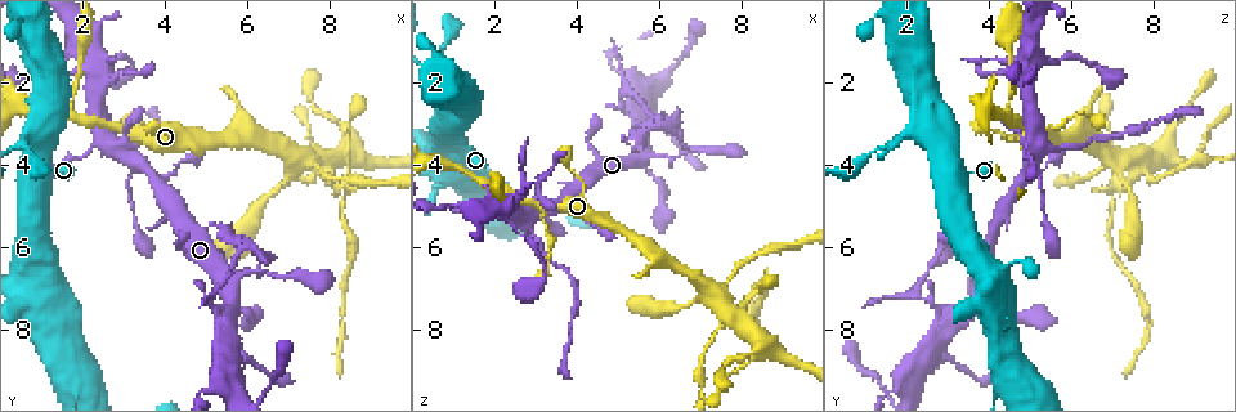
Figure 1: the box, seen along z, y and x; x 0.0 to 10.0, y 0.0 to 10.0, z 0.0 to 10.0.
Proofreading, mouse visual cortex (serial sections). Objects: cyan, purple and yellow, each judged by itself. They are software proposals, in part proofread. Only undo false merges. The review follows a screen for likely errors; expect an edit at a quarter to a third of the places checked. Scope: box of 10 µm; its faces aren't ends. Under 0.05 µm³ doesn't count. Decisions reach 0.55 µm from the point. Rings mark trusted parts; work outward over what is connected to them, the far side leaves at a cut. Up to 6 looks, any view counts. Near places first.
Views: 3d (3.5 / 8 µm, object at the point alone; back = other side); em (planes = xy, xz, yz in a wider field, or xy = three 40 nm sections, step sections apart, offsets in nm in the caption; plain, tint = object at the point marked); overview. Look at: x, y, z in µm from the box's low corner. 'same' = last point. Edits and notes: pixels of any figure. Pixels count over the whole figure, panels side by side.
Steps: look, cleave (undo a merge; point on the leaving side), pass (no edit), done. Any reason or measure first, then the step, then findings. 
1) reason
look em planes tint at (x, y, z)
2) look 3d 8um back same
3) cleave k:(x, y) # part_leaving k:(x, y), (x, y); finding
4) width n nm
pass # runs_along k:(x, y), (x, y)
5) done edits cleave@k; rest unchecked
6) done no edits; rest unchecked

three-way junction
look 3d 8um at (0.70, 3.60, 1.40)

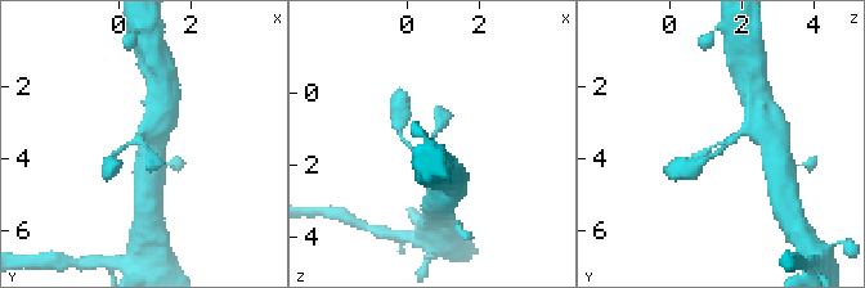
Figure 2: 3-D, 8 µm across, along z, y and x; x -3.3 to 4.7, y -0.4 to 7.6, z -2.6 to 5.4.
arms 3; arm_widths 150, 200, 250 nm
look em xy step 2 tint same

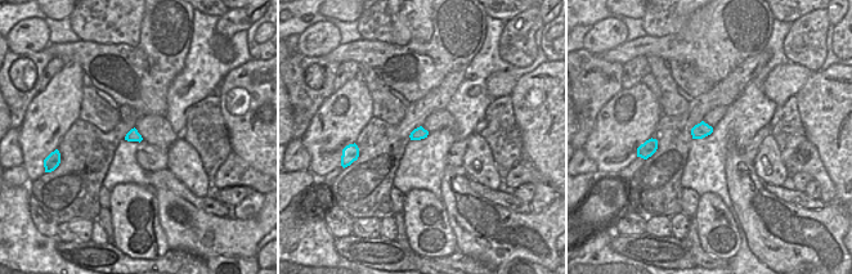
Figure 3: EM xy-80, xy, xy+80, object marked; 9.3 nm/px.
pass # runs_along 2:(748, 130), (716, 144), (693, 165); all the same cell

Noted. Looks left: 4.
three-way junction
look 3d 3.5um at (1.85, 2.85, 4.45)

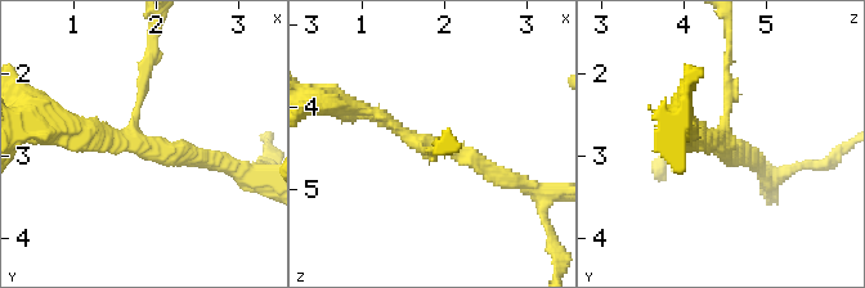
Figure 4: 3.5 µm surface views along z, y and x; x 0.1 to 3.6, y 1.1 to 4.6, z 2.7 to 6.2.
arms 3; arm_widths 100, 200, 200 nm
look em xy step 3 plain at (1.80, 2.80, 4.50)

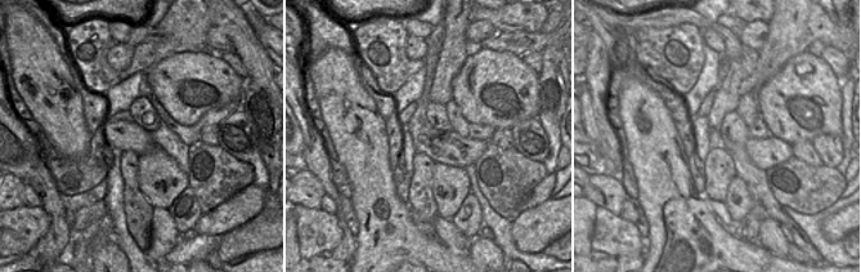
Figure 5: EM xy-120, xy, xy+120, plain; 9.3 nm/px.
with the object marked
look em xy step 3 tint same

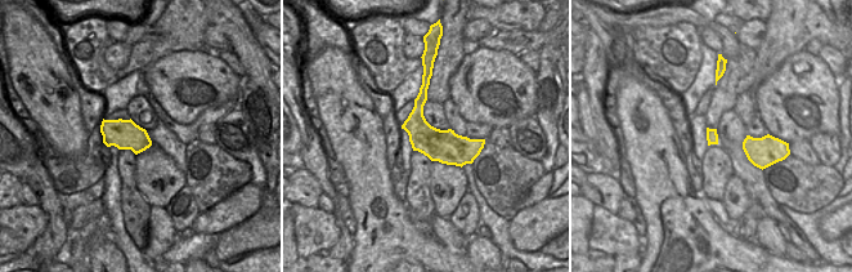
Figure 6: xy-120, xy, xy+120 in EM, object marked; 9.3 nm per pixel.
width 320 nm
pass # runs_along 4:(503, 178), (353, 108); continuous, no second cell

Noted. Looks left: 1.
done no edits; rest unchecked

